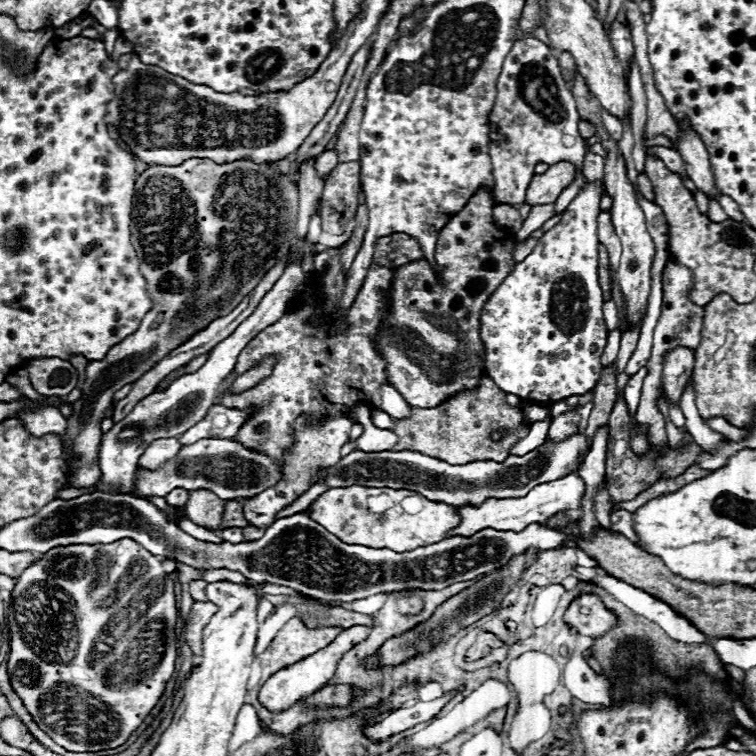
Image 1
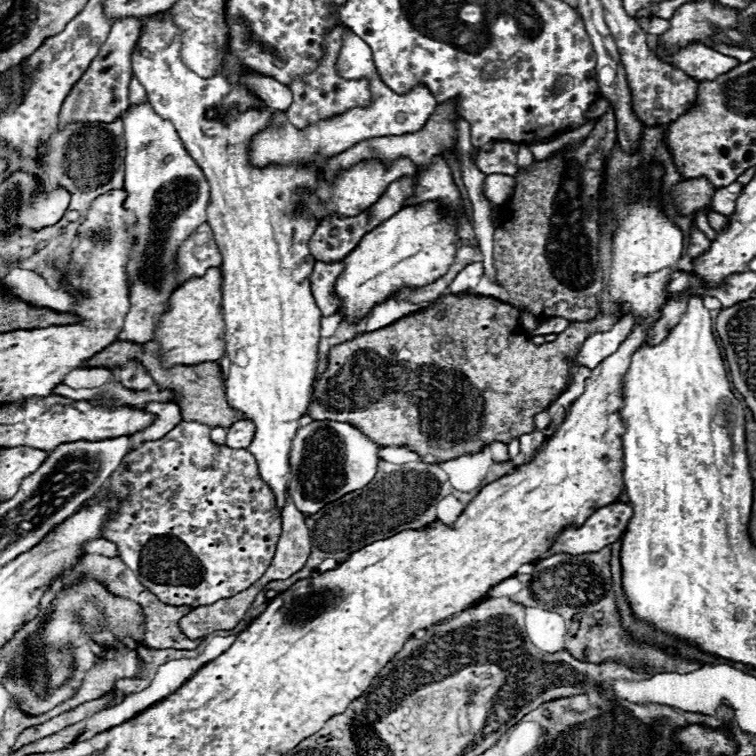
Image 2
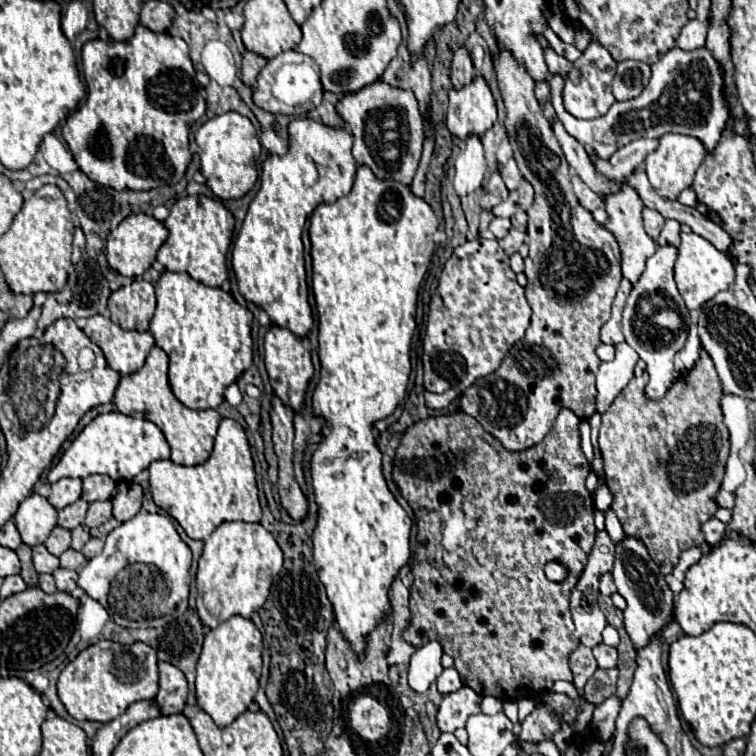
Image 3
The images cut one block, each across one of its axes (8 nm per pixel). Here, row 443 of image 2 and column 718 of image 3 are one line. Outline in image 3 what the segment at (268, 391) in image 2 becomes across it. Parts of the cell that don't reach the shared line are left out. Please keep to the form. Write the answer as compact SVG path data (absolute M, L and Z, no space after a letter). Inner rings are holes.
M682 232L680 236L682 236L682 242L678 246L678 260L674 266L676 286L682 294L688 310L696 310L702 304L706 304L710 298L714 298L718 292L728 290L728 286L734 282L734 264L726 258L726 254L716 250L702 236L698 236L694 232L690 232L690 234Z

